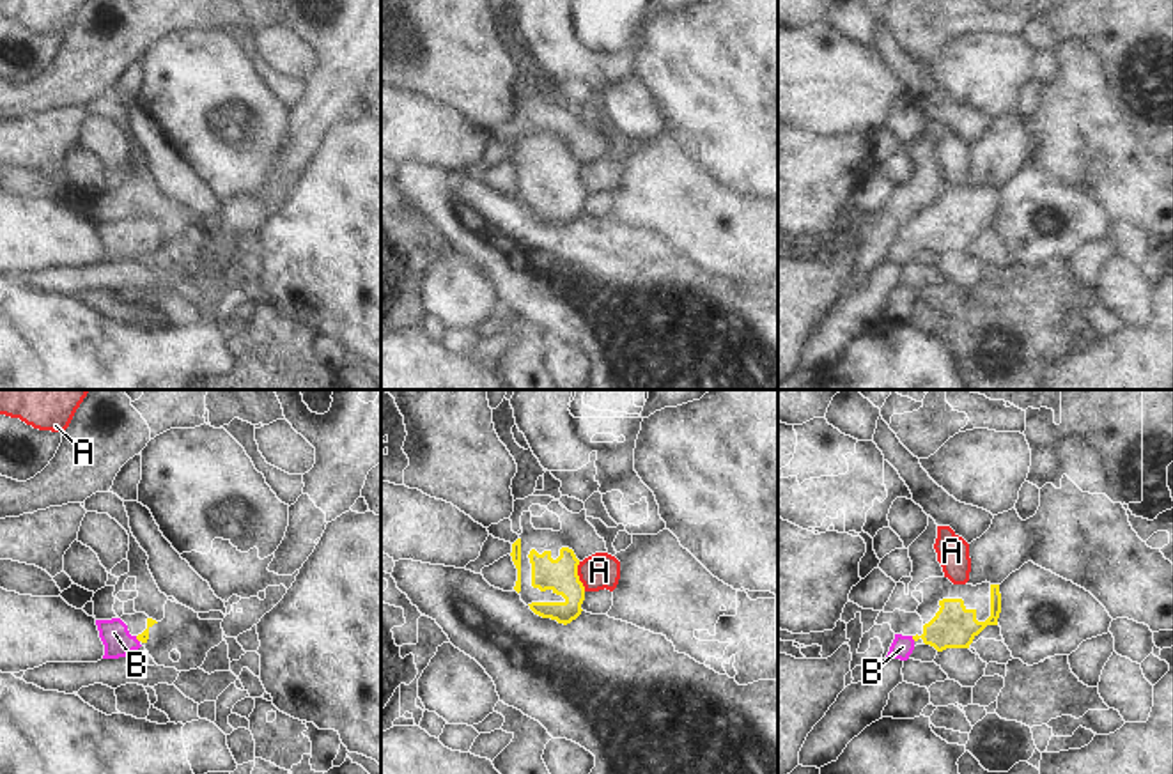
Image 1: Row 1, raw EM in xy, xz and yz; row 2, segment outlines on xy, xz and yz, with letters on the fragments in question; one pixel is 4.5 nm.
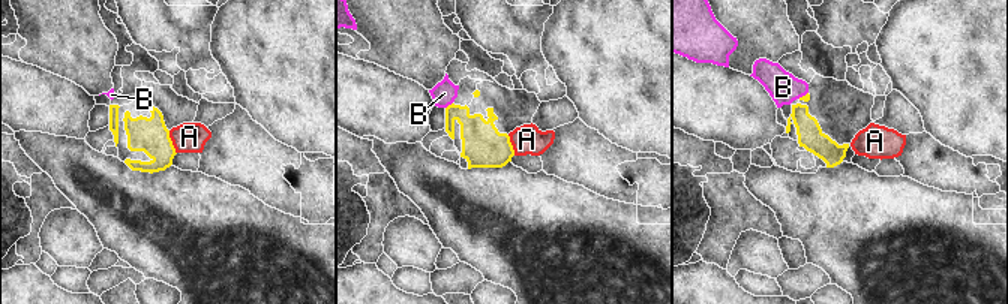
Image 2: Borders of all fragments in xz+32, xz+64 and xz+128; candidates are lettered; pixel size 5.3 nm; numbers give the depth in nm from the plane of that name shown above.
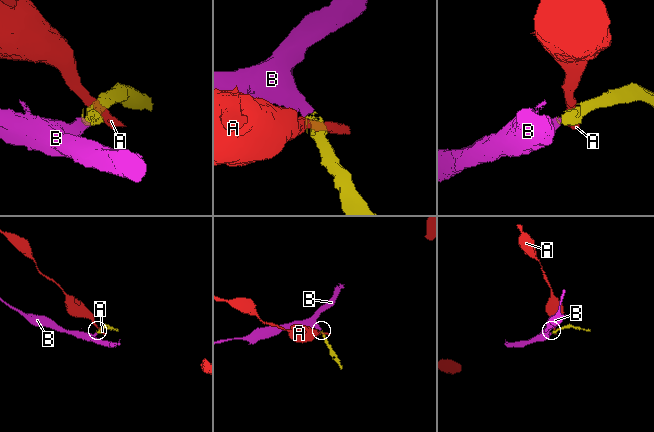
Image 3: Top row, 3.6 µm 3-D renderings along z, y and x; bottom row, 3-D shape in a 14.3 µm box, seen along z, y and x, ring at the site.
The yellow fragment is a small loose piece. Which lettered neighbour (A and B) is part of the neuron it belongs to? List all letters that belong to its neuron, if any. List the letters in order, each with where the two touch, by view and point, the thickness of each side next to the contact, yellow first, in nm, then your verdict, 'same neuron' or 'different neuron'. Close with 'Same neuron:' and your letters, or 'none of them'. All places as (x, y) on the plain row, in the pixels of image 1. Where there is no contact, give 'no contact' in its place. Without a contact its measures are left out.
A: meets yellow in xz at (578, 179); 150 nm thick on the yellow side, 160 nm on the other; different neuron
B: meets yellow in yz at (913, 241); 200 nm thick on the yellow side, 100 nm on the other; same neuron
Same neuron: B

